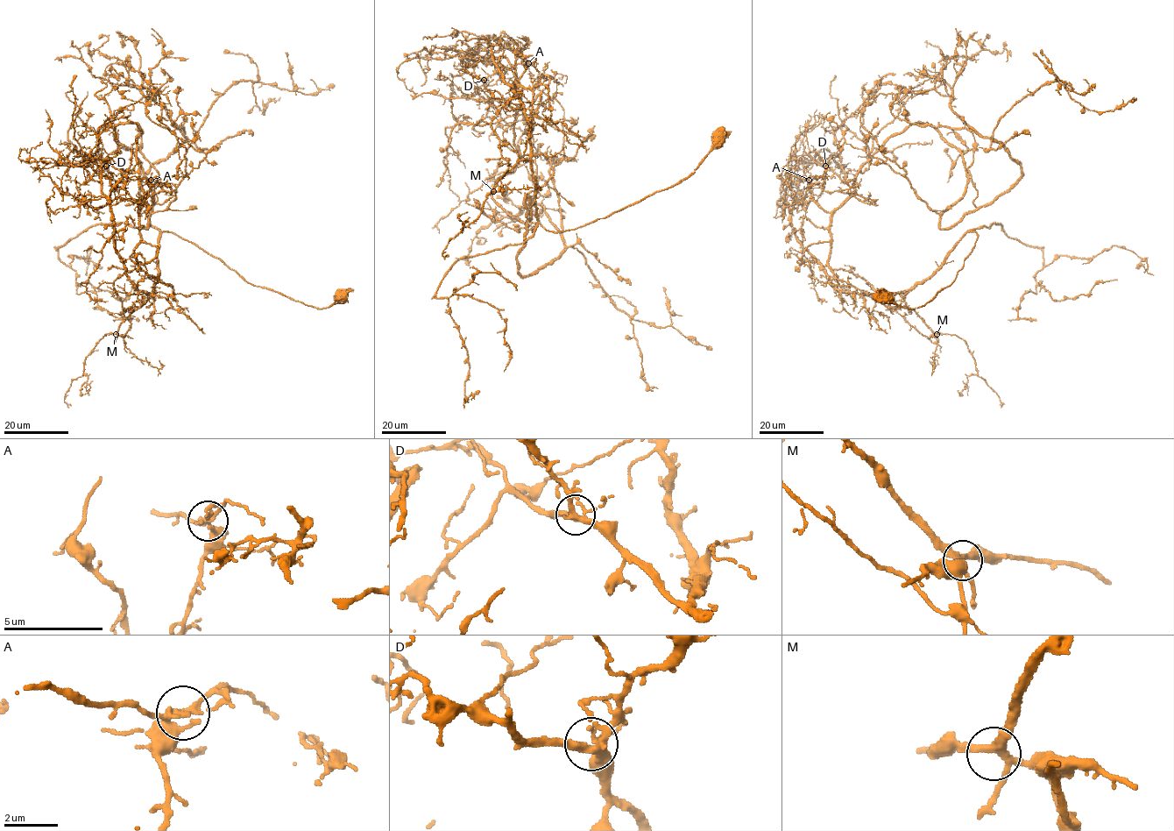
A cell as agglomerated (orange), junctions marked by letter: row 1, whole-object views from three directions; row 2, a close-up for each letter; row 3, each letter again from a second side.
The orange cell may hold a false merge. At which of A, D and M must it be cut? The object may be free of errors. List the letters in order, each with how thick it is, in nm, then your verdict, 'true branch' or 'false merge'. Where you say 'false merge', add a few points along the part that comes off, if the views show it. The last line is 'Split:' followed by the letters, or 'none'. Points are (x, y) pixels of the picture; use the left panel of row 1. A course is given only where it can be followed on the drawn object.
A: 240 nm thick; false merge; foreign part runs (151, 180), (109, 198), (151, 294), (152, 226), (59, 248), (79, 283), (122, 300), (126, 280)
D: 320 nm thick; true branch
M: 280 nm thick; true branch
Split: A

